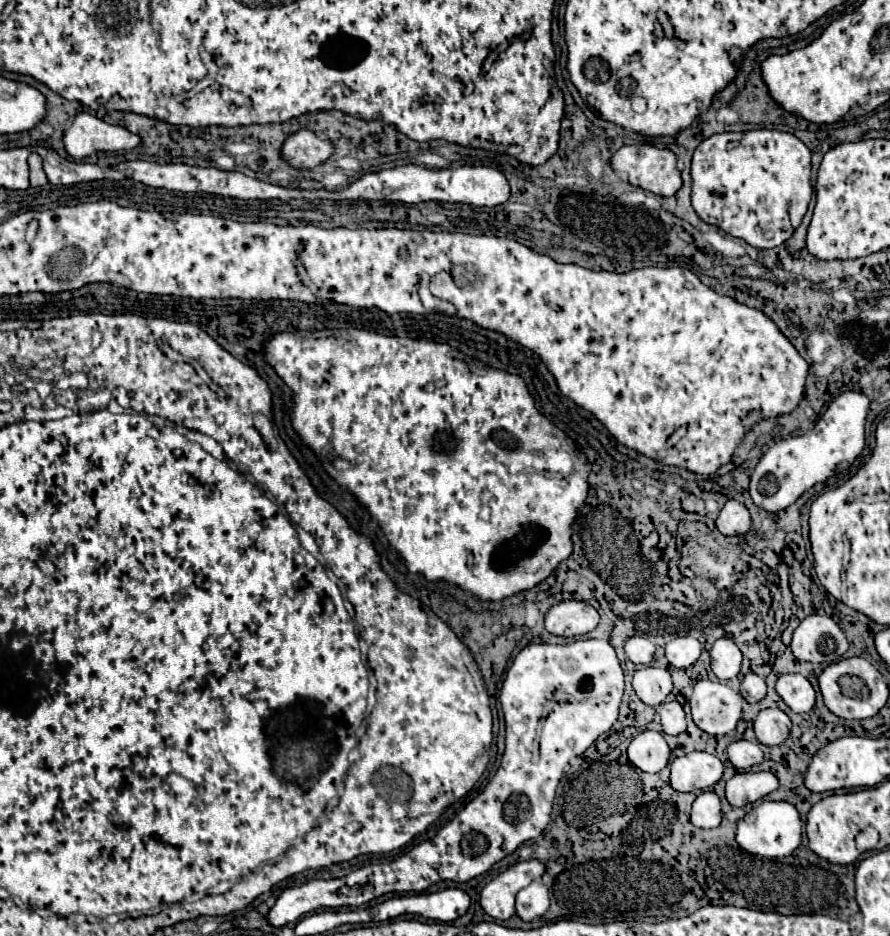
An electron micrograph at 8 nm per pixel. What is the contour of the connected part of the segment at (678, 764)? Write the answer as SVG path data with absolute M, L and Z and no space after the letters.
M691 752L671 764L671 786L677 792L701 792L723 776L723 762L707 752Z

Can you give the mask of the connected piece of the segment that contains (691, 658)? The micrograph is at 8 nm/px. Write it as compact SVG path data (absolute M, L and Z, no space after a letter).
M681 636L681 638L671 640L665 646L665 656L667 656L669 664L673 664L677 668L687 668L699 658L701 650L703 650L703 646L701 646L701 642L697 638Z

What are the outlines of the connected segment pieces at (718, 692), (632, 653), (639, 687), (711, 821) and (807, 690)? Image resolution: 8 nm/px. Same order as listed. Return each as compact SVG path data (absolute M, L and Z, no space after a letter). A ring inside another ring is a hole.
M701 680L689 700L693 722L707 734L719 736L735 730L741 720L743 696L723 682Z
M633 636L625 642L625 654L633 664L651 664L653 654L655 654L655 646L647 638Z
M645 666L645 668L637 670L633 674L631 684L633 684L639 700L649 704L649 706L663 704L665 698L673 690L671 674L667 670L663 670L663 668L653 668L653 666Z
M701 792L691 810L691 822L697 828L717 828L721 824L721 804L719 796L715 792Z
M785 674L777 680L777 694L797 714L809 712L815 704L815 690L801 674Z

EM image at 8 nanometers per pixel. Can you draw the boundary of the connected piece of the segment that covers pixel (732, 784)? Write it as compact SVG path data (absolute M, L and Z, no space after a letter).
M757 772L757 774L735 774L731 780L727 780L725 796L727 802L735 808L743 808L747 802L753 804L757 800L763 800L767 794L779 788L779 782L775 774L771 772Z

